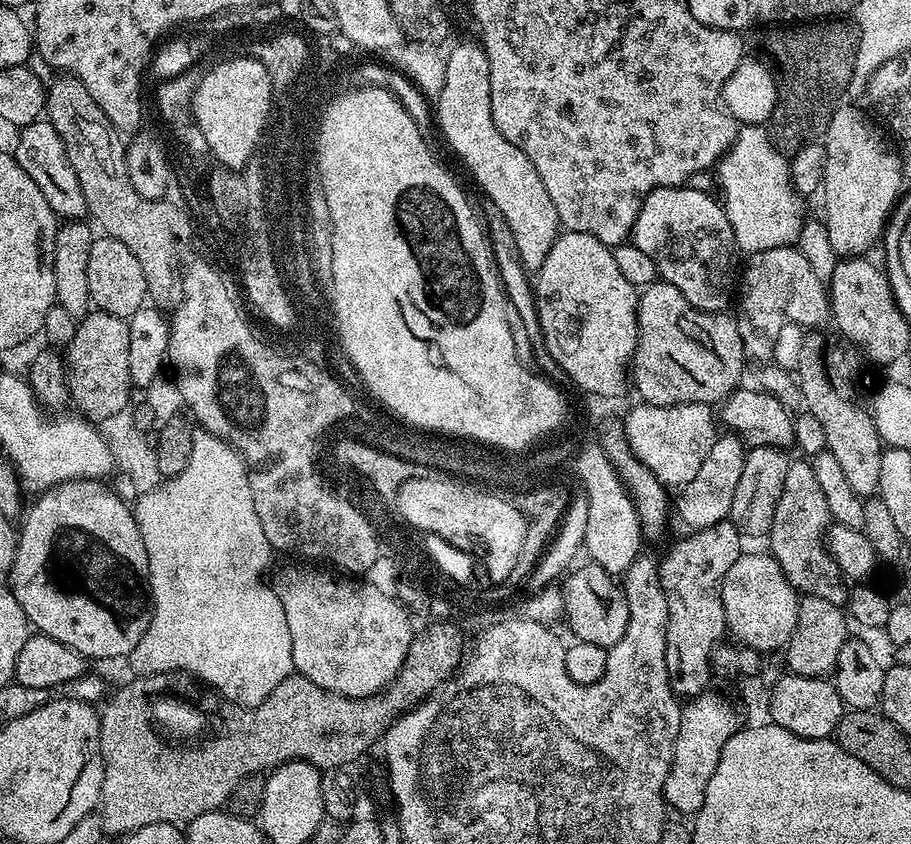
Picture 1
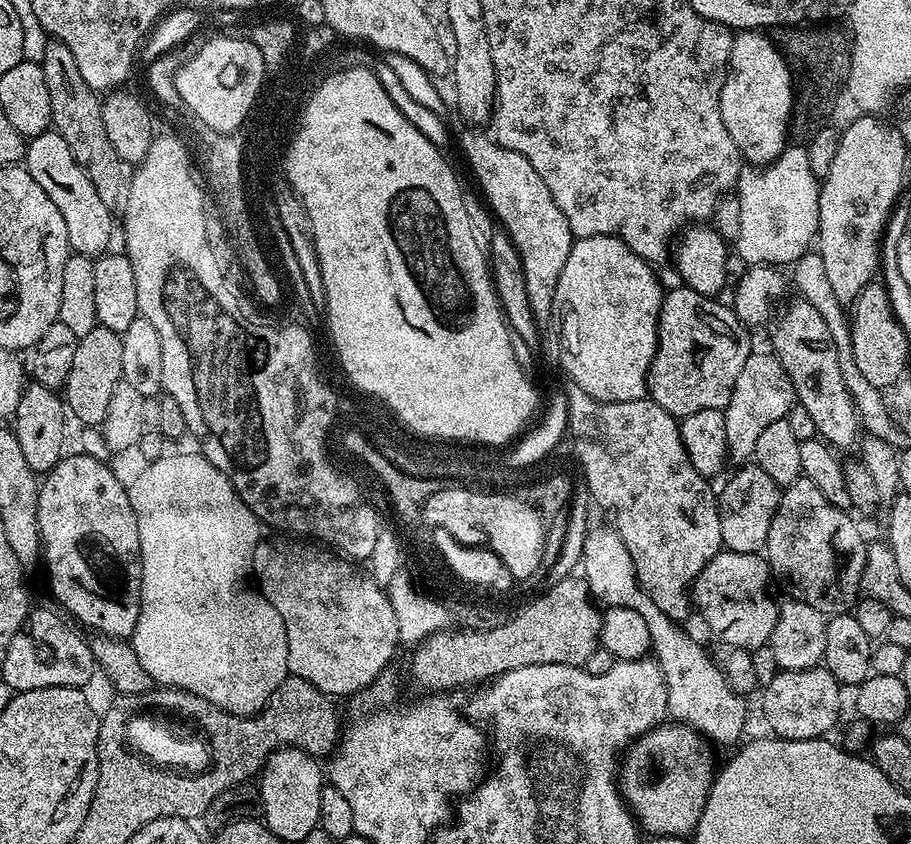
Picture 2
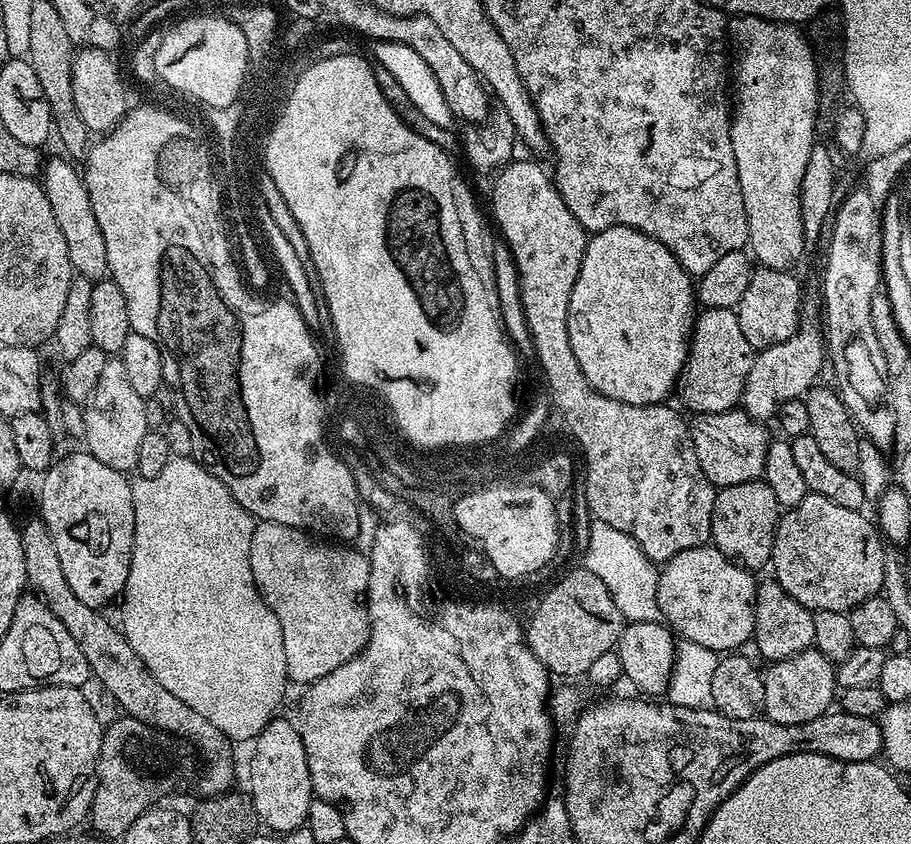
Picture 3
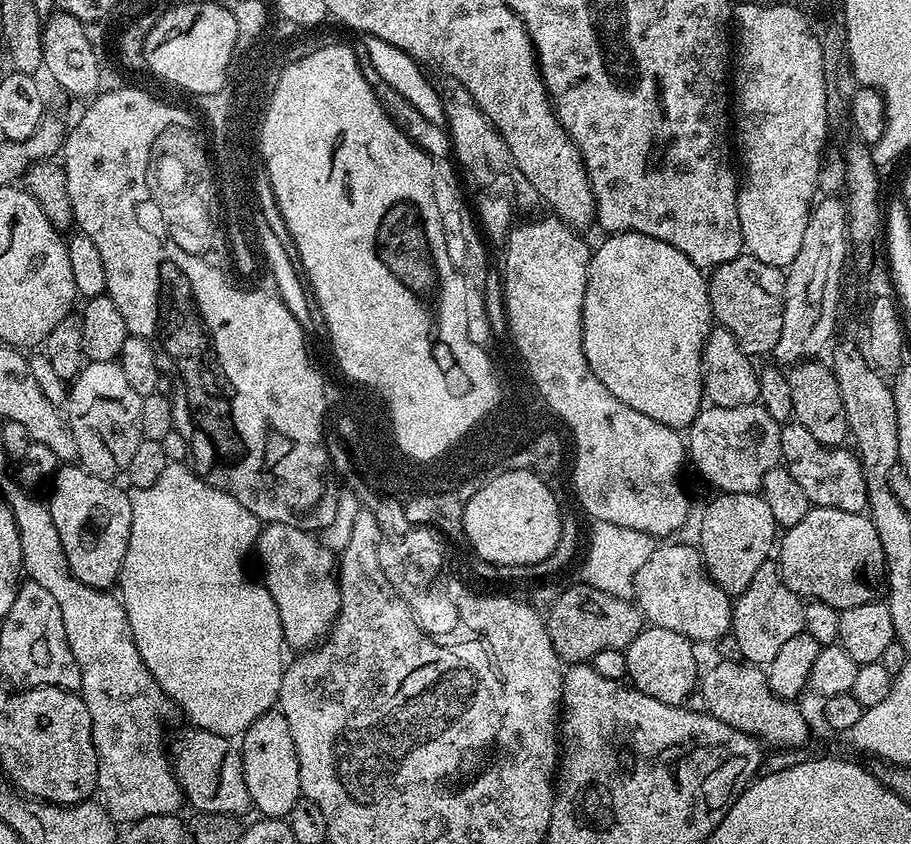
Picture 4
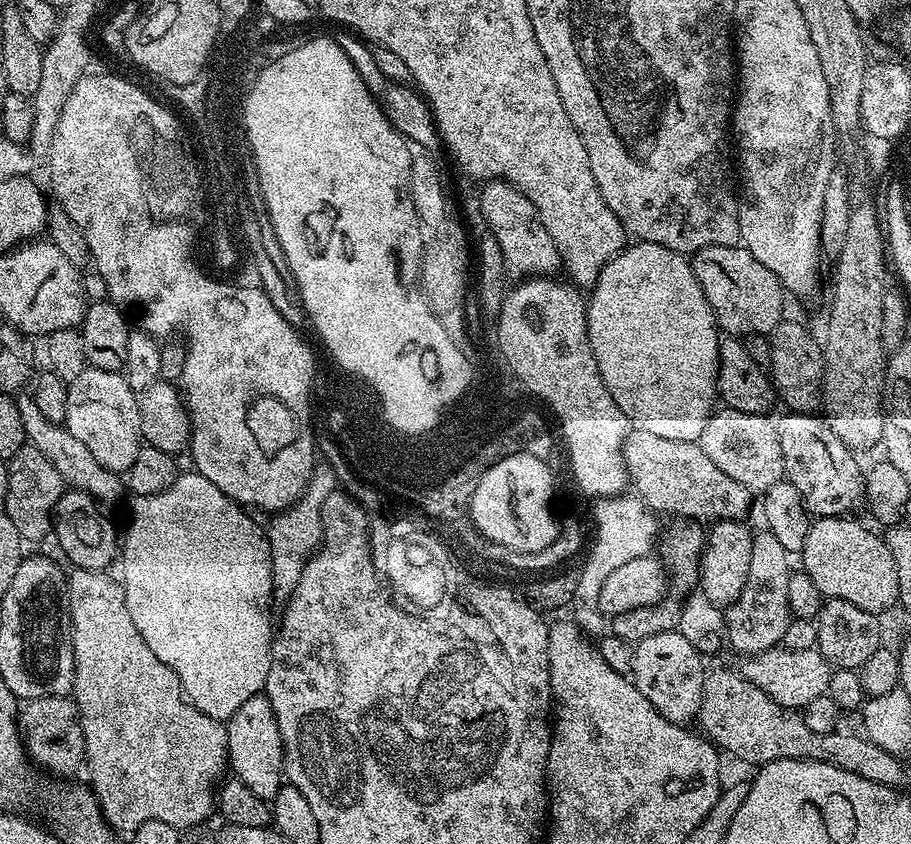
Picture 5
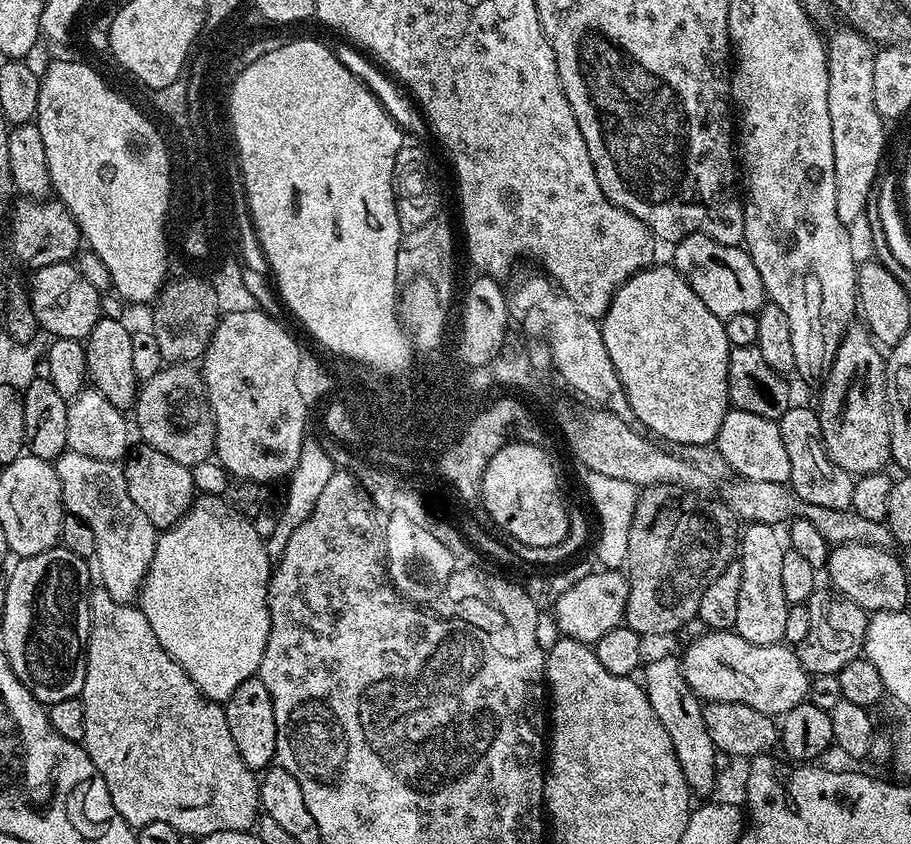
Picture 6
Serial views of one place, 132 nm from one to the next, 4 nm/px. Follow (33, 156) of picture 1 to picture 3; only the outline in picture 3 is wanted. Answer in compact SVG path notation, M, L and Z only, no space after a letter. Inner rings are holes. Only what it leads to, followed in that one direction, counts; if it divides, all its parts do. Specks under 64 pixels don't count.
M71 159L52 160L43 165L42 183L46 198L50 198L50 210L54 210L54 219L58 221L58 230L62 230L62 238L66 238L66 254L70 254L70 266L73 273L85 276L87 280L103 280L108 276L106 262L106 238L102 238L102 230L98 227L98 218L94 218L94 210L88 201L88 191L84 185L84 177Z

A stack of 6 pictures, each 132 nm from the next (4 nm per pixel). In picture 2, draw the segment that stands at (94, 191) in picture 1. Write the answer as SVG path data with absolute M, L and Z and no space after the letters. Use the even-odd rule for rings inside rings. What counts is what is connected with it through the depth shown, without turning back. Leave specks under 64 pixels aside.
M49 39L39 66L42 74L46 74L46 90L50 93L52 128L66 138L70 154L74 154L78 166L86 170L86 178L94 182L94 190L98 190L102 202L115 205L115 200L119 196L121 199L126 192L126 168L106 136L101 97L90 86L86 86L86 78L82 78L74 54L70 54L70 49L62 42Z

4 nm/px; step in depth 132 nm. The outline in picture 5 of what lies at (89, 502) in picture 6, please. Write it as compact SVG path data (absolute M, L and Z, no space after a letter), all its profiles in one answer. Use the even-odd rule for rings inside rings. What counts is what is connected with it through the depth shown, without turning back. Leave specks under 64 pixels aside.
M28 394L23 396L21 395L16 400L16 405L18 414L22 414L22 426L27 443L31 447L42 450L42 454L46 454L50 466L54 466L54 470L58 470L58 474L62 474L65 485L71 486L75 491L84 492L97 502L118 499L120 491L125 491L126 488L121 473L106 470L106 466L102 466L102 462L98 462L98 458L94 458L94 454L90 454L90 449L82 446L82 442L78 442L78 438L74 438L74 434L70 434L63 423L48 421L42 411L38 410L33 397Z

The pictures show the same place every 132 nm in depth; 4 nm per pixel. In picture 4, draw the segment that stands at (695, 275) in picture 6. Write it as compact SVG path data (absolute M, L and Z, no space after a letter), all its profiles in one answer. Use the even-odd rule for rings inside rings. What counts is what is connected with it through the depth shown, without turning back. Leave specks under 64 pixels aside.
M747 254L711 269L707 277L708 297L715 323L730 330L738 346L750 358L764 356L767 352L768 355L775 353L776 343L782 334L784 277L781 269Z

